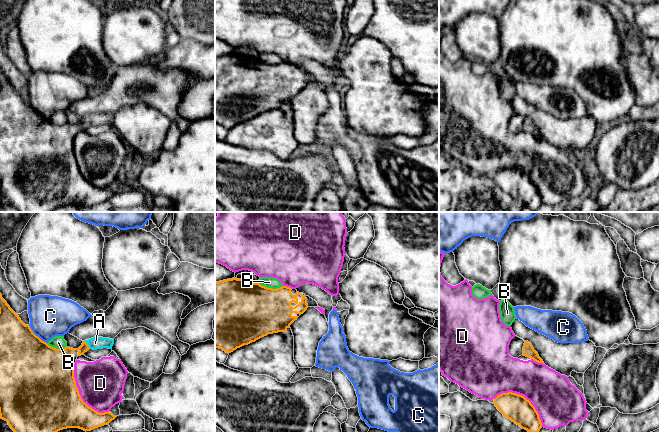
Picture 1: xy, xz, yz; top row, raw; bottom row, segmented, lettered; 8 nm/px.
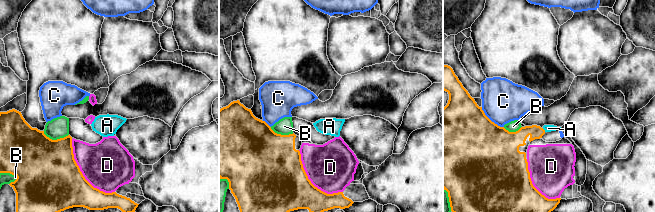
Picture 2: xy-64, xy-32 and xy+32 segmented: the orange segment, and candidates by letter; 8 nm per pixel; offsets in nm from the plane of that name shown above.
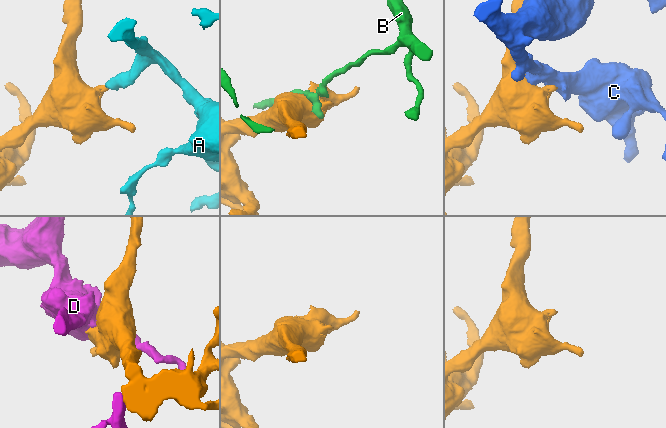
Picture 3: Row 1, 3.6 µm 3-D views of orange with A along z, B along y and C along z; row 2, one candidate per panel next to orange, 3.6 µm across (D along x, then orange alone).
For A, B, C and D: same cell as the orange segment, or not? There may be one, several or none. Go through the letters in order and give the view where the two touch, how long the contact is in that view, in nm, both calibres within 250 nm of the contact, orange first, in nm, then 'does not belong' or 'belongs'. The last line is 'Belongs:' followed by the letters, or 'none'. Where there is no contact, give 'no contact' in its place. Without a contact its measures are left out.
A: contact in xy; length 80 nm; calibres 130 and 100 nm; belongs
B: contact in xz; length 200 nm; calibres 460 and 90 nm; does not belong
C: contact in xy; length 220 nm; calibres 460 and 320 nm; does not belong
D: contact in yz; length 460 nm; calibres 220 and 360 nm; does not belong
Belongs: A

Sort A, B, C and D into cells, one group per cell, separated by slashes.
A / B / C / D

